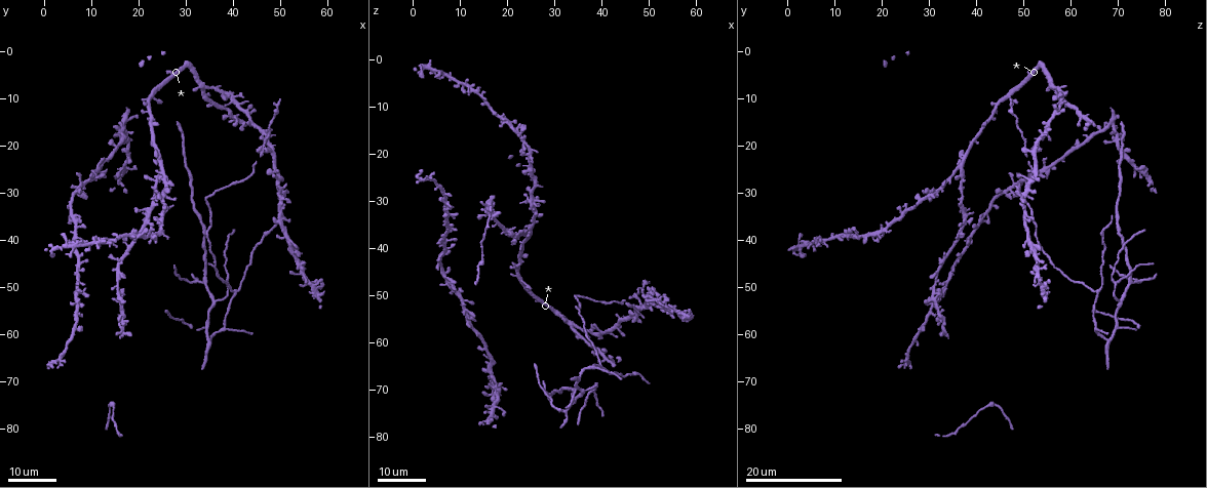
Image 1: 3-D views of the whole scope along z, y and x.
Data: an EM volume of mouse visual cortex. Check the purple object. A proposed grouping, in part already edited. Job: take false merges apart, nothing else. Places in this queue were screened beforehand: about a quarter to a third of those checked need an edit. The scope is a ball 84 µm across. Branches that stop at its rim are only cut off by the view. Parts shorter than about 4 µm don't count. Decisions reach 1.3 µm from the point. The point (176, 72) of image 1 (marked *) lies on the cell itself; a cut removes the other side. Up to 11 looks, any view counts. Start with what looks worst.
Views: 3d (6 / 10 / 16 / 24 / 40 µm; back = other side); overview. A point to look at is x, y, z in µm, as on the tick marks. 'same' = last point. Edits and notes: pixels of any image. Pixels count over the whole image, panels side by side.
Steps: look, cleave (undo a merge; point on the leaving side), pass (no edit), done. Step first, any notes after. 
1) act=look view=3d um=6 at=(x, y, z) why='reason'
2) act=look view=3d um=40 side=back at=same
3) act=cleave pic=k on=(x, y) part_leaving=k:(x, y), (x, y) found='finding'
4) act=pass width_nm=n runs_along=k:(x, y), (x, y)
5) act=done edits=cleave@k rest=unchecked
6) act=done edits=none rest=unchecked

act=look view=3d um=16 at=(38.0, 58.5, 65.0) why='three-way junction'

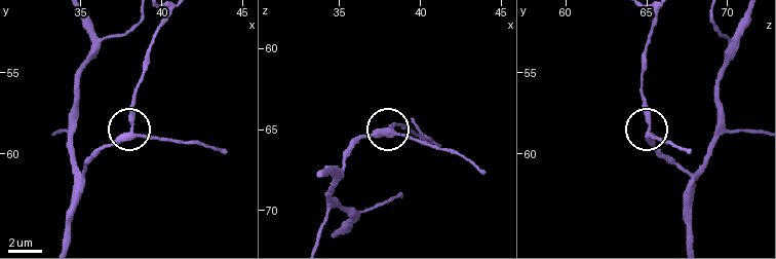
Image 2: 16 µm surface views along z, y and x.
act=look view=3d um=6 at=(38.2, 58.9, 65.1)

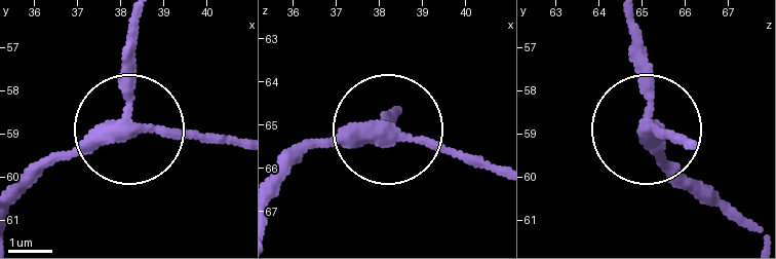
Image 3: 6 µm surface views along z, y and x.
act=look view=3d um=6 side=back at=(38.25, 58.90, 65.05)

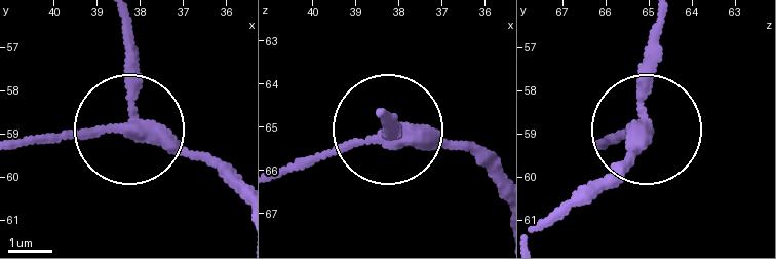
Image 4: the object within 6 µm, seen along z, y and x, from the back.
act=pass runs_along=4:(122, 24), (133, 57), (129, 130), (27, 134) found='continuous, no second cell'

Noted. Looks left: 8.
act=look view=3d um=16 at=(36.0, 53.0, 70.5) why='three arms meet'

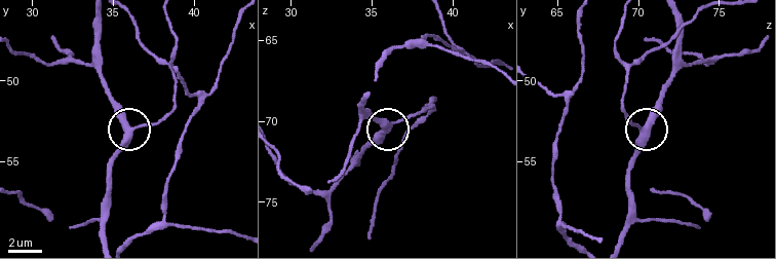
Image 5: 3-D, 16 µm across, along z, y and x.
act=look view=3d um=6 at=(35.9, 52.9, 70.4)

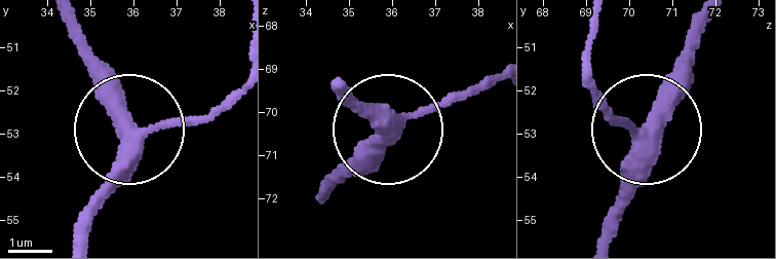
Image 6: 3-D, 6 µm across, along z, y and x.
act=pass runs_along=6:(82, 238), (86, 205), (130, 132), (233, 105) found='one cell here'

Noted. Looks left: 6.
act=look view=3d um=24 at=(34.0, 49.0, 72.5) why='three arms meet'

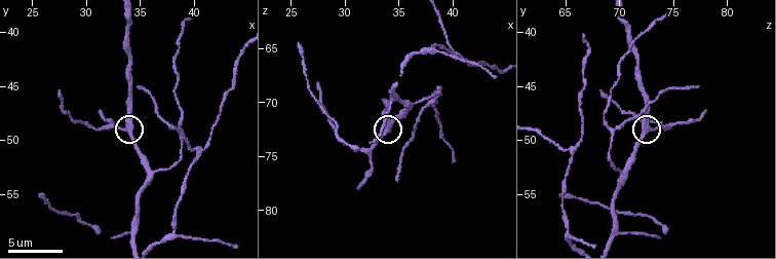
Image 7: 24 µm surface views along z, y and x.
act=look view=3d um=6 at=(34.0, 48.8, 72.6)

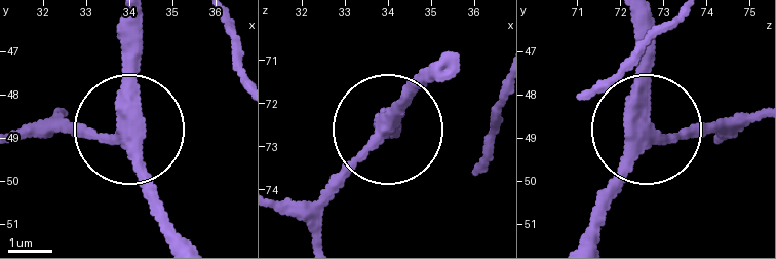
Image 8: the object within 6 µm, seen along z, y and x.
act=pass width_nm=350 runs_along=8:(176, 238), (131, 132), (87, 139), (46, 127) found='continuous, no second cell'

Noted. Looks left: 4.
act=look view=3d um=10 at=(38.4, 48.8, 69.4) why='arms part here'

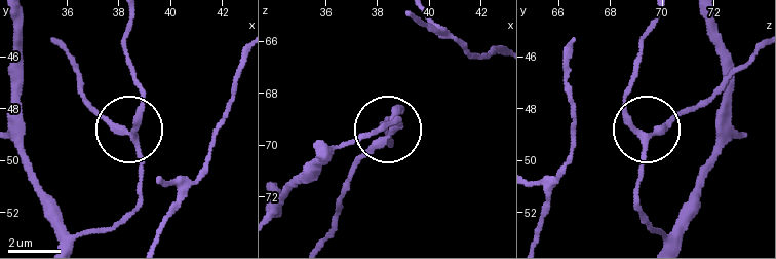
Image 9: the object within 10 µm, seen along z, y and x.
act=pass width_nm=220 runs_along=9:(327, 143), (375, 134), (394, 118), (400, 125), (350, 176) found='continuous, no second cell'

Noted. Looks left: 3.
act=look view=3d um=10 at=(40.4, 51.0, 65.4) why='three arms meet'

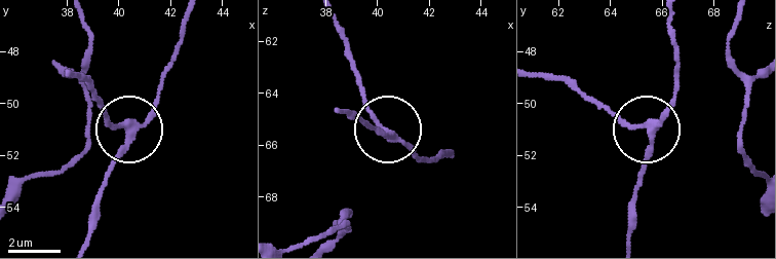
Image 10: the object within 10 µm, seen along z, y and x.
act=pass runs_along=10:(334, 16), (364, 103), (420, 160) found='all the same cell'

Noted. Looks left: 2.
act=done edits=none rest=unchecked

